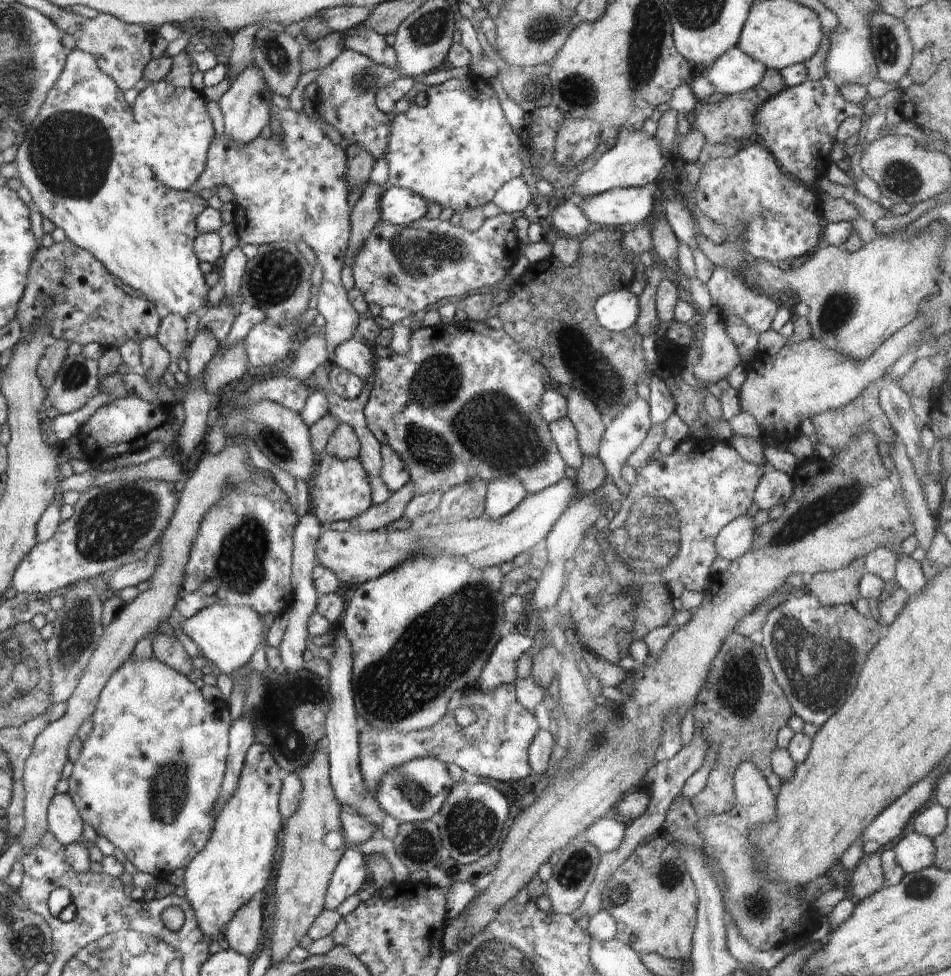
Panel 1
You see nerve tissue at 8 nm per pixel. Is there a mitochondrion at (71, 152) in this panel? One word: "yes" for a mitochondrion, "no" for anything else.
yes

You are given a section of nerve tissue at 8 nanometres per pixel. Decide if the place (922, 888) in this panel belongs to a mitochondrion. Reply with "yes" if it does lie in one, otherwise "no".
yes

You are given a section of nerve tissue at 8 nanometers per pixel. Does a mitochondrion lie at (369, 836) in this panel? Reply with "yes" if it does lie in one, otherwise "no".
no

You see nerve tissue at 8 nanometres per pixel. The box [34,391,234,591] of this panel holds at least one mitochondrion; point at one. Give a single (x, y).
(113, 523)

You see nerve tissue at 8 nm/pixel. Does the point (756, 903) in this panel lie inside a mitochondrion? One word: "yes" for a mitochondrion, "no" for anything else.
yes

